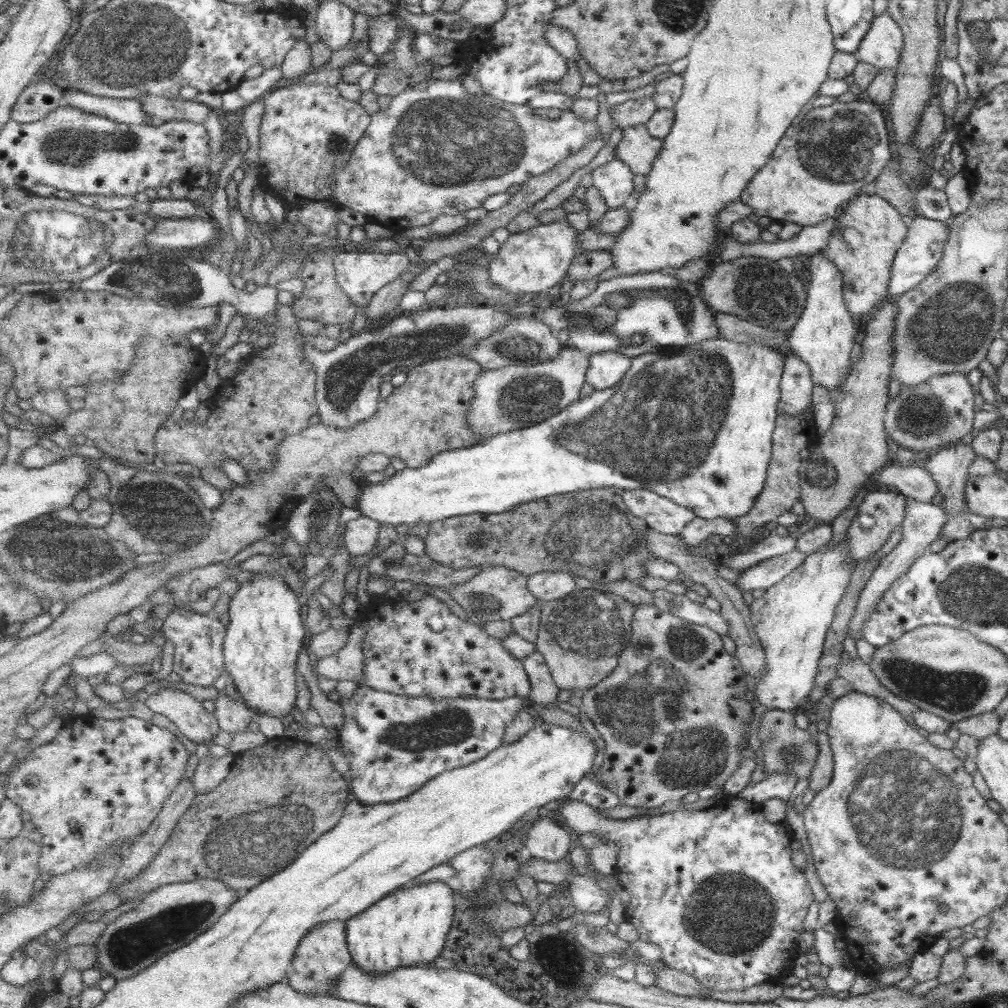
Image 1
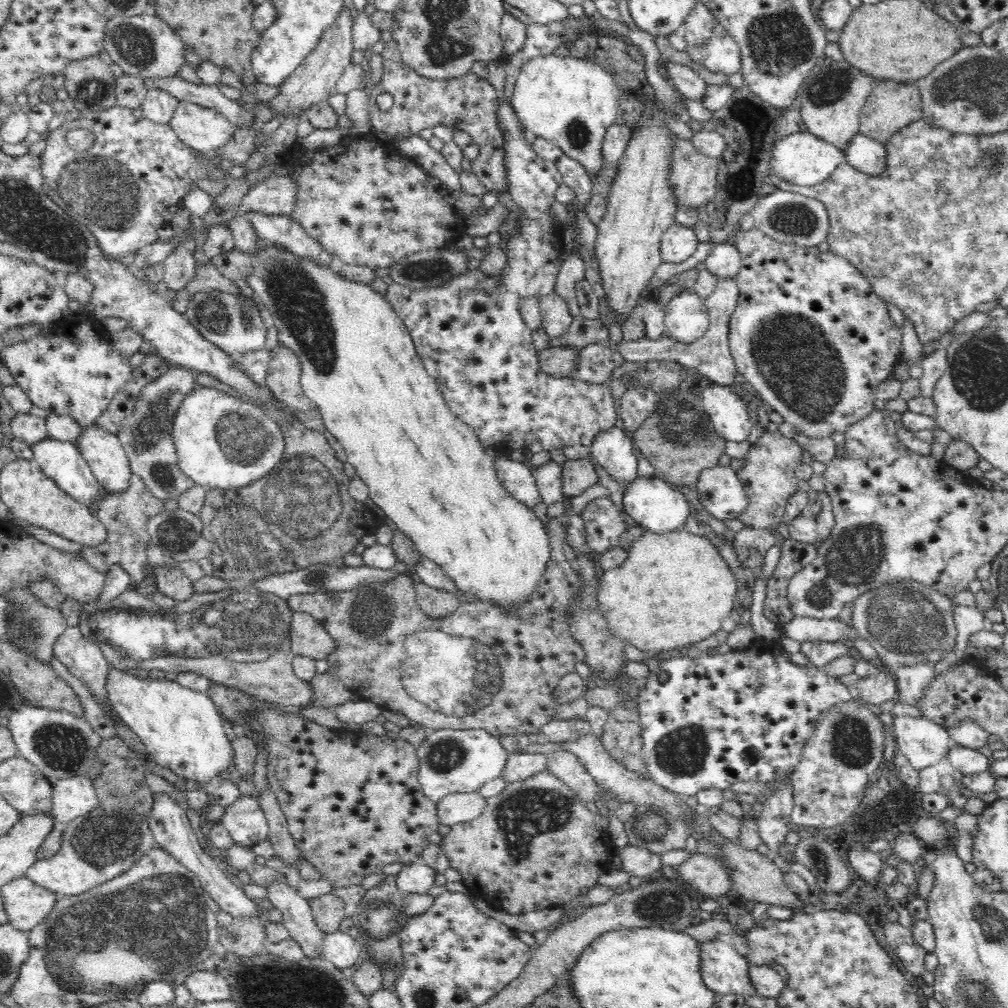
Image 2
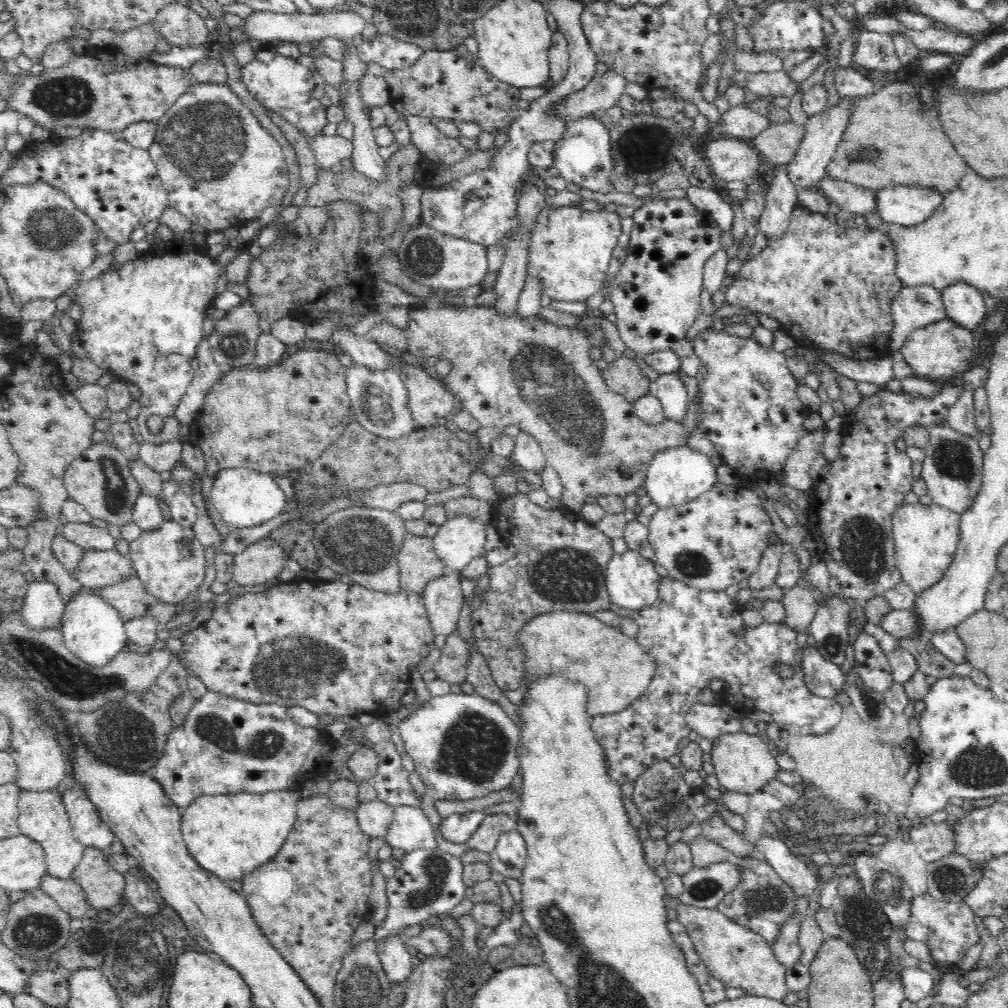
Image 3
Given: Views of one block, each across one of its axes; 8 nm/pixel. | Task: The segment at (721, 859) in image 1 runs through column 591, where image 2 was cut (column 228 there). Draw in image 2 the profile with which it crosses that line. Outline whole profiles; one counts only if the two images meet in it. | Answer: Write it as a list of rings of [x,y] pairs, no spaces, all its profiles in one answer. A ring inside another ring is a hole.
[[[241,794],[225,810],[219,823],[228,830],[236,845],[252,848],[261,840],[267,840],[270,828],[260,803],[254,796]]]

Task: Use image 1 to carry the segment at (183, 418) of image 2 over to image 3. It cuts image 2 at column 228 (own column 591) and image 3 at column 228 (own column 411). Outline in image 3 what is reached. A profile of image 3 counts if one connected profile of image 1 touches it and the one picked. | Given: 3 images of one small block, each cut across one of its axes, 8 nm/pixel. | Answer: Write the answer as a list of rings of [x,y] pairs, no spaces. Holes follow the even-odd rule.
[[[244,467],[226,468],[216,473],[213,482],[211,502],[222,520],[236,528],[260,526],[278,514],[284,513],[288,506],[287,496],[280,490],[270,473],[261,473]]]

